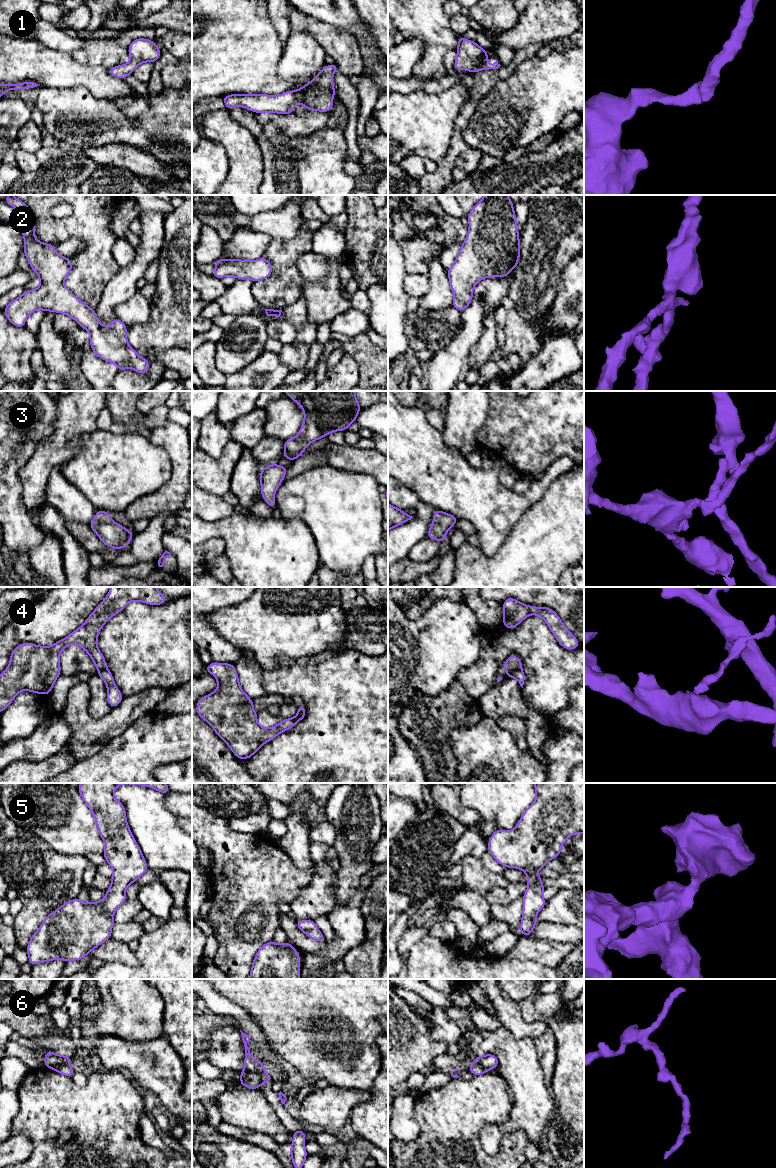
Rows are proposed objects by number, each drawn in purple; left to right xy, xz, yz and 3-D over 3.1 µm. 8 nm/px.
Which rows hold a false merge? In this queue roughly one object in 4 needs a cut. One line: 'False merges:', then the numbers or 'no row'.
False merges: 4, 6

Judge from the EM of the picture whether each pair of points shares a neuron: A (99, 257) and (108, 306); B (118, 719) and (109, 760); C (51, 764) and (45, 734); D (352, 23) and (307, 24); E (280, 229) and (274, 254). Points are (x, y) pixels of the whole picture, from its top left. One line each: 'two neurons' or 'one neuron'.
A: two neurons
B: two neurons
C: two neurons
D: two neurons
E: two neurons

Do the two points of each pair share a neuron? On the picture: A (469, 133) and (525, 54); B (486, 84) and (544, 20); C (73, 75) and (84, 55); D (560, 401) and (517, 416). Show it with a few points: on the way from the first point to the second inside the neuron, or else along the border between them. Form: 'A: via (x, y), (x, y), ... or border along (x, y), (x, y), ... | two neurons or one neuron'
A: border along (518, 63), (507, 77), (500, 79) | two neurons
B: border along (528, 45), (515, 52) | two neurons
C: border along (70, 53), (82, 64), (103, 67) | two neurons
D: via (549, 412), (545, 416), (528, 416) | one neuron

